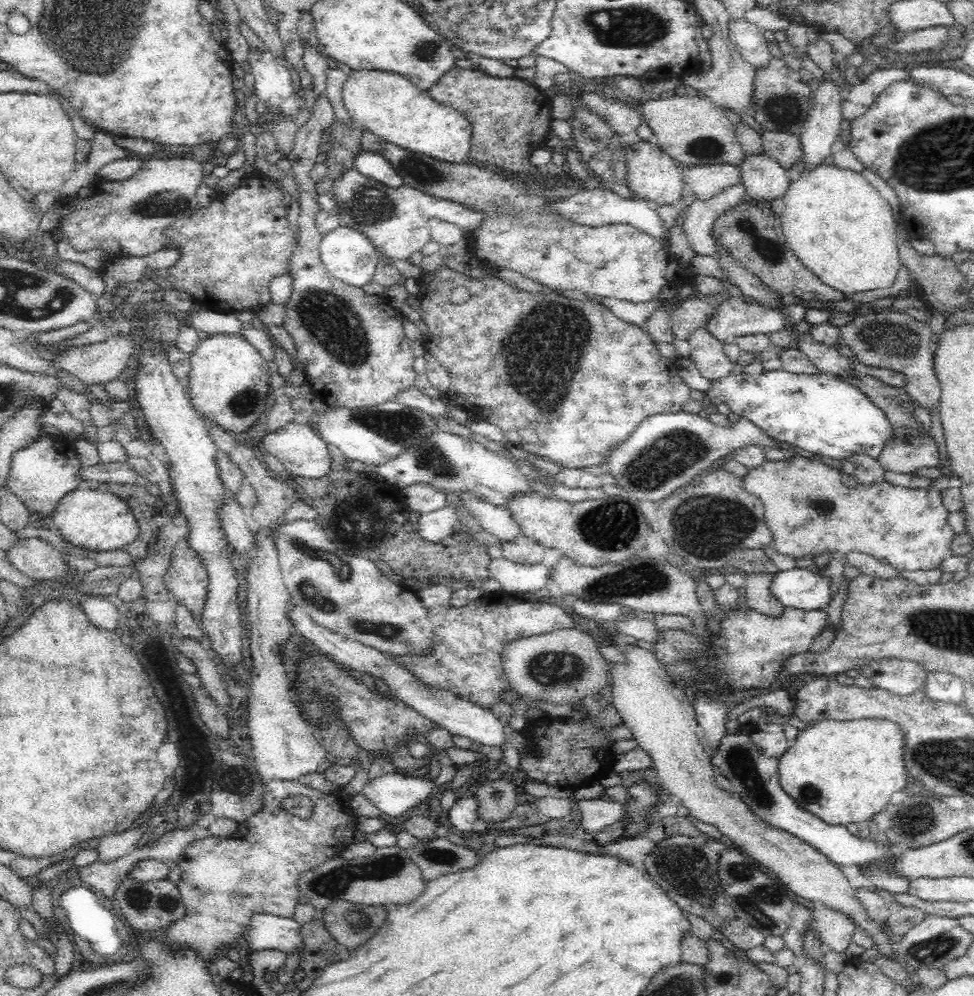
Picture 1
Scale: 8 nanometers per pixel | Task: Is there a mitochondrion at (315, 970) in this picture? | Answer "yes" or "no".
no

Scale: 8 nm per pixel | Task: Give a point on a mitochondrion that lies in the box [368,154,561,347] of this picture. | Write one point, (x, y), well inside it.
(496, 203)

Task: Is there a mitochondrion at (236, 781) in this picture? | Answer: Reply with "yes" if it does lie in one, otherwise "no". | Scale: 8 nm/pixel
yes

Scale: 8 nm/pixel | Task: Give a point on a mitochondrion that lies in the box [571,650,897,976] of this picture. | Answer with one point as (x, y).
(685, 869)

